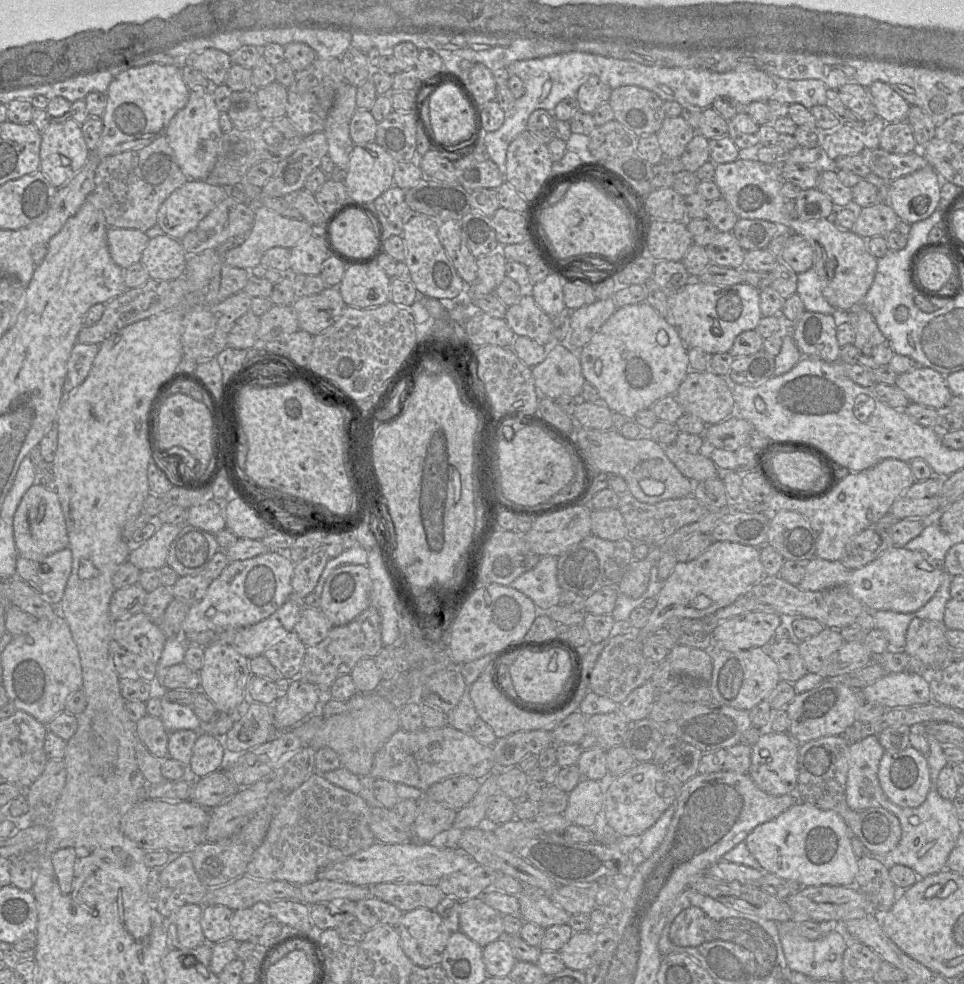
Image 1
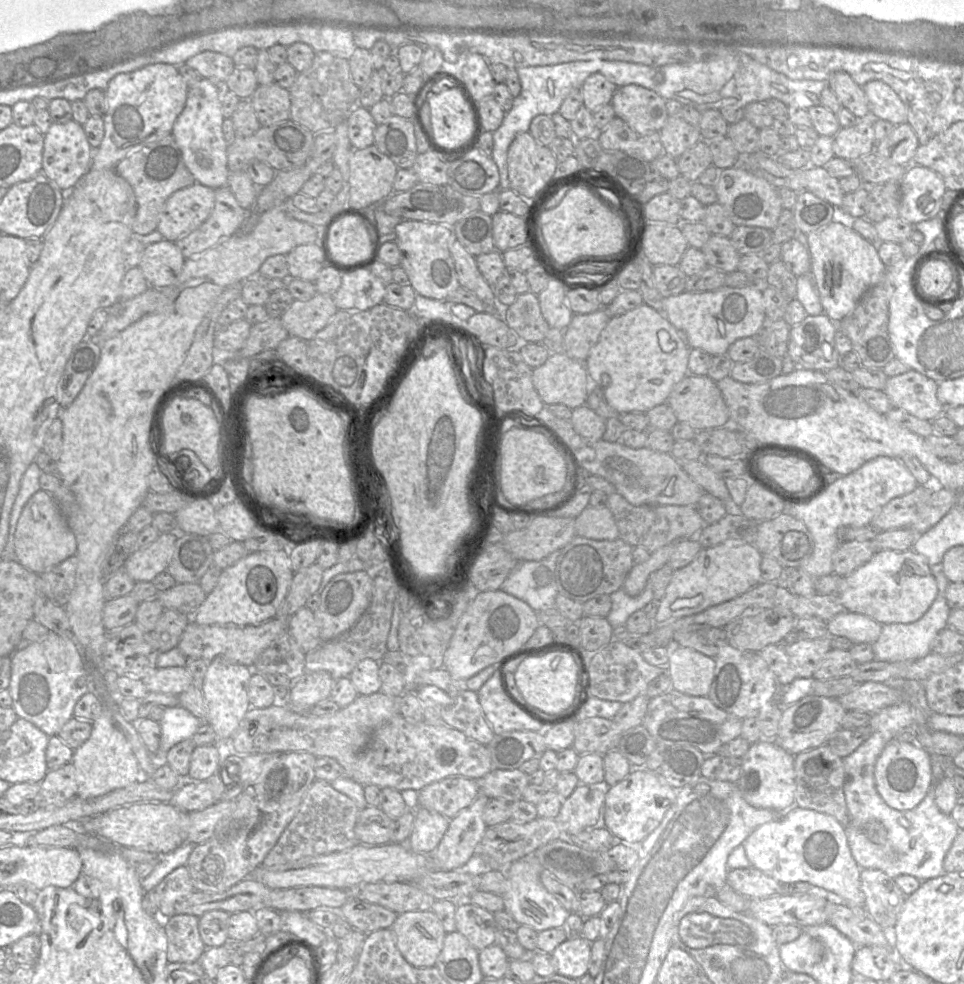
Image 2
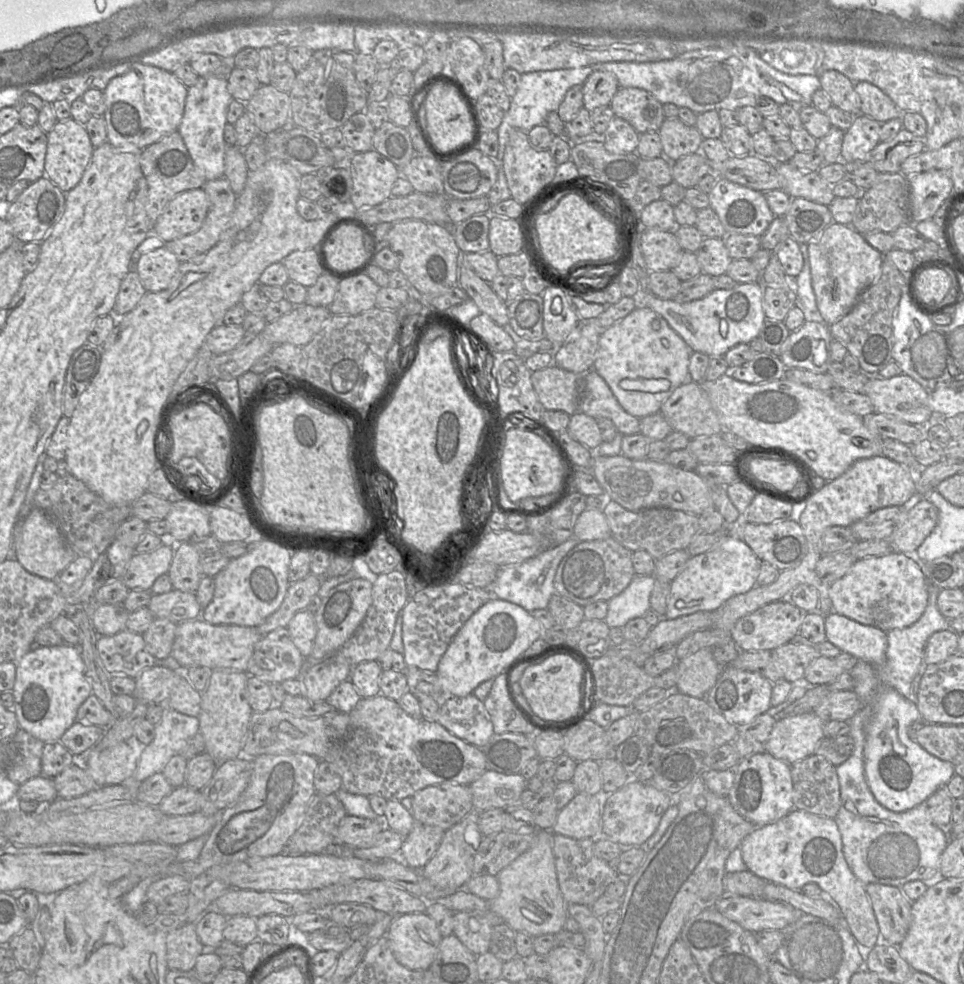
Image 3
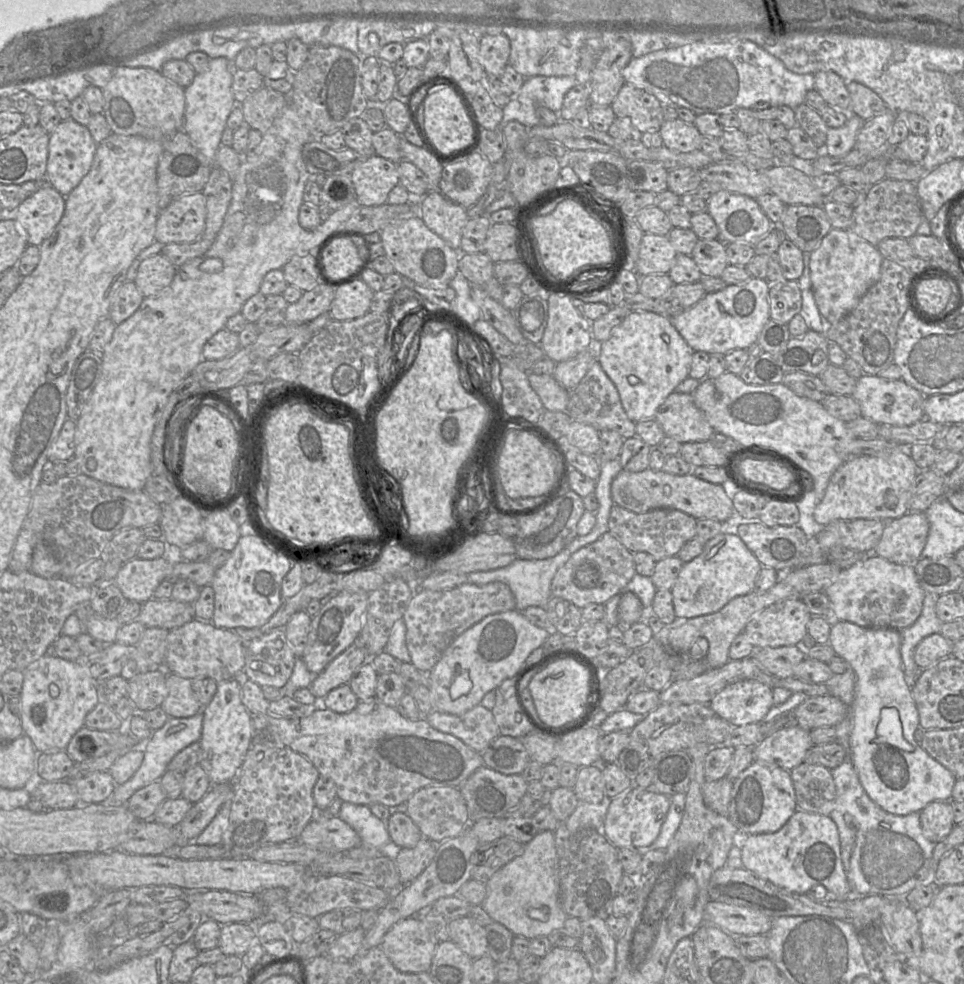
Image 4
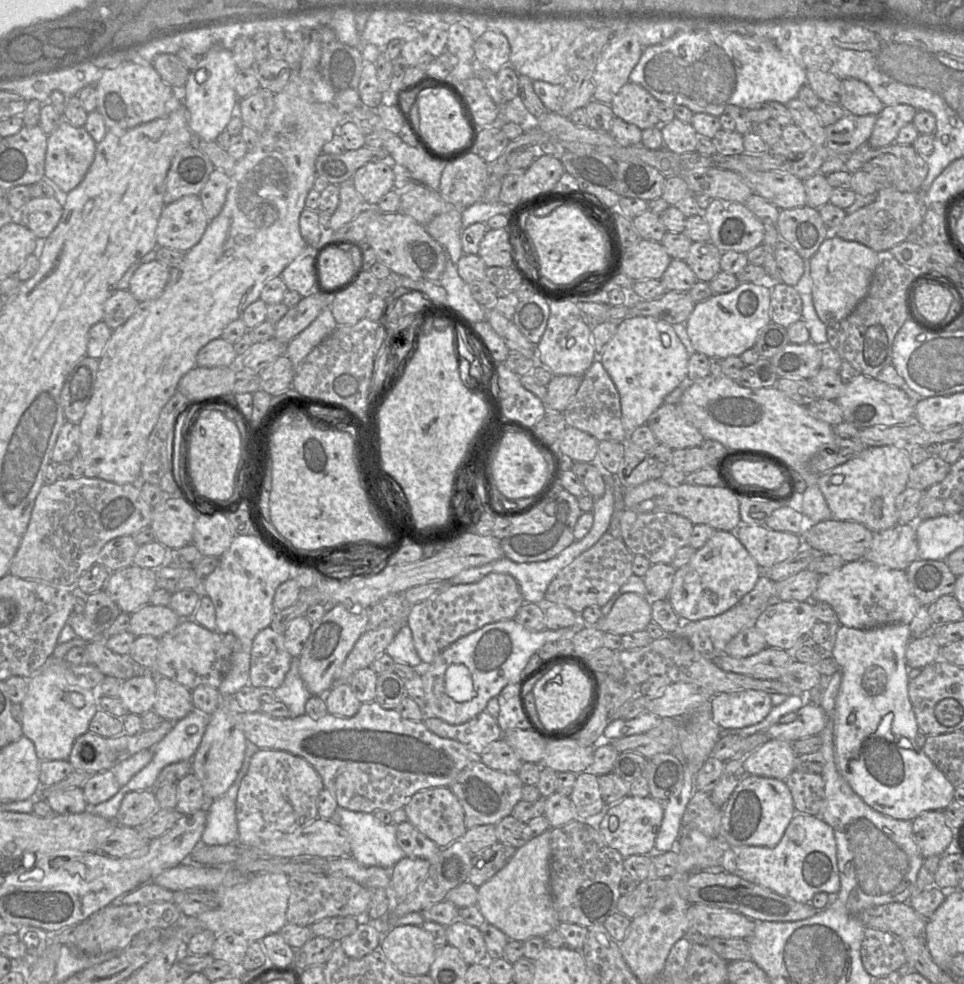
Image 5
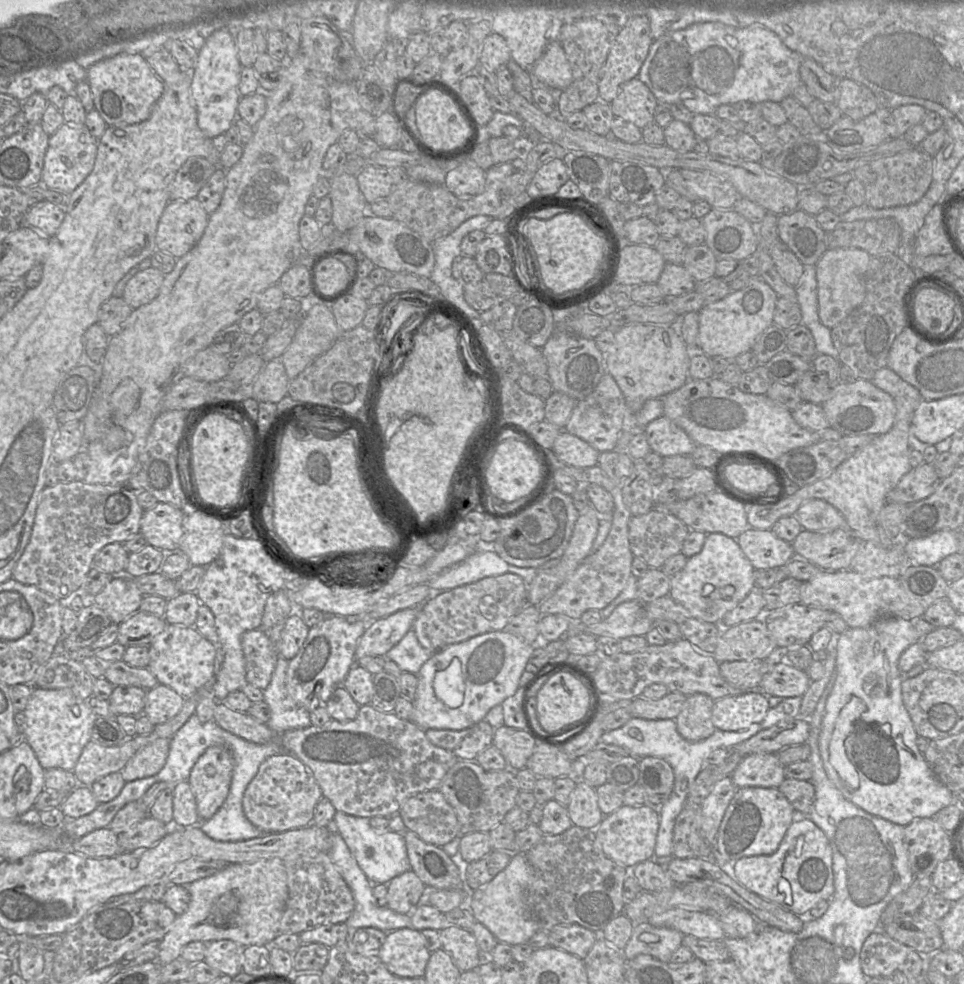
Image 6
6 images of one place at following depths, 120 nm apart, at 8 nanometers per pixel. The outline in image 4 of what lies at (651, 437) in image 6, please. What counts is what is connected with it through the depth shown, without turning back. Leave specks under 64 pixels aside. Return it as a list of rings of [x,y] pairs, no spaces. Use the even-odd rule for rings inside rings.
[[[672,392],[660,405],[654,419],[662,428],[665,436],[673,437],[680,443],[705,442],[715,433],[703,412],[694,403],[692,394],[689,393]]]

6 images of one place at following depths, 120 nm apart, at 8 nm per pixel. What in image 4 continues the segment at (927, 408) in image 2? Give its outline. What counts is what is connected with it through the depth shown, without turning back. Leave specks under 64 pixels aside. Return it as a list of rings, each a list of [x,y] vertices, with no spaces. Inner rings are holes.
[[[863,374],[857,379],[852,397],[861,408],[861,415],[878,425],[909,426],[925,418],[925,396],[904,380],[890,380],[878,375]]]

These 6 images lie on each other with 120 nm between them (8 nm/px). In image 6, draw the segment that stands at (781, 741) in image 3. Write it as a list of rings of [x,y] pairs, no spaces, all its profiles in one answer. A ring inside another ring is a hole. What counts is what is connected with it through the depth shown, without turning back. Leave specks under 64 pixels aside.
[[[777,753],[751,754],[743,758],[730,777],[738,789],[778,788],[785,779],[784,769]]]

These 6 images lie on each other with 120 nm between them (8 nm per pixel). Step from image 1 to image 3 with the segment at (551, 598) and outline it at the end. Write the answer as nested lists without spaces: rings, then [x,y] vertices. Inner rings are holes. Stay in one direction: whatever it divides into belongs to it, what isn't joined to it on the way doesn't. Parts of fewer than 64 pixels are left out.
[[[571,537],[555,547],[543,549],[536,556],[525,561],[498,567],[496,579],[482,589],[488,589],[494,597],[519,605],[528,612],[547,609],[551,597],[556,593],[554,578],[557,568],[565,555],[580,542],[575,537]]]

